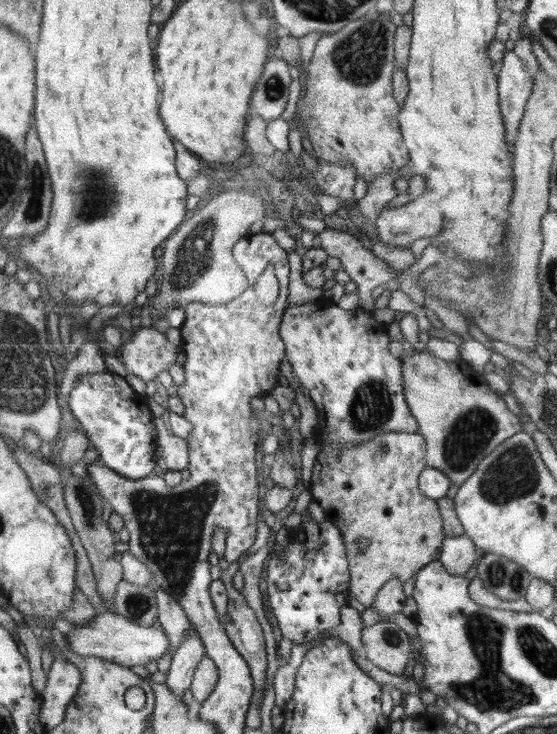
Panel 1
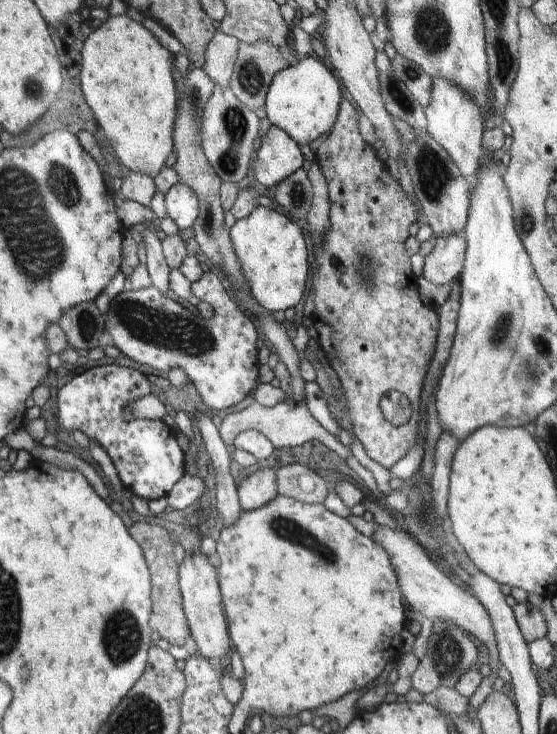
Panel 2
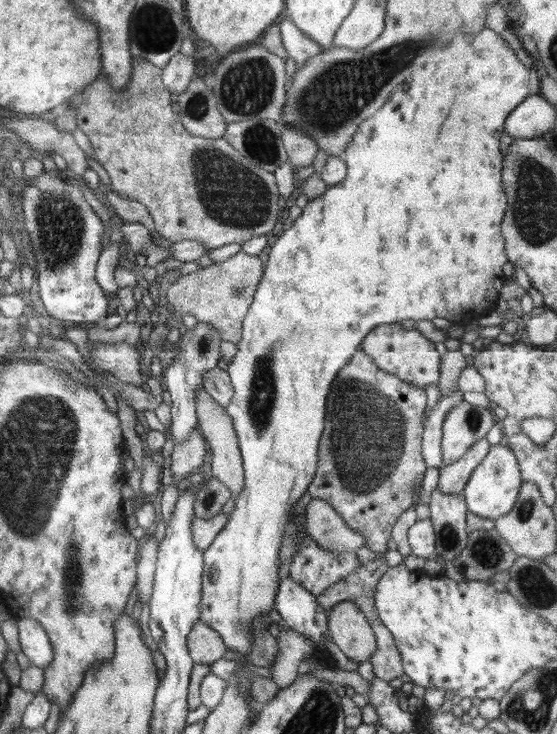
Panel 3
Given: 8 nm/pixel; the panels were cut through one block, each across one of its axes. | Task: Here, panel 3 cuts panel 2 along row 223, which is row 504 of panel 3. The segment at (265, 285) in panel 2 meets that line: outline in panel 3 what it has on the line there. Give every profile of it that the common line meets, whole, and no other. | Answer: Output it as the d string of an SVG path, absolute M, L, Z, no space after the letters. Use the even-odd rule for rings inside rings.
M488 25L478 33L458 33L454 39L436 53L432 53L428 62L424 62L409 78L399 84L390 93L386 103L374 113L374 116L363 120L358 125L356 134L345 150L344 162L347 164L347 176L339 184L328 187L320 198L309 200L297 220L285 230L270 249L270 258L264 269L258 288L242 326L242 336L237 344L236 356L228 362L228 374L231 378L234 394L230 404L226 405L226 414L232 420L232 426L238 436L238 448L245 470L242 492L235 497L234 510L228 515L228 522L216 535L213 543L203 552L204 574L202 574L202 600L200 601L199 620L209 624L220 634L226 648L240 654L240 660L250 653L254 643L252 621L255 616L270 614L274 607L278 583L280 583L280 560L278 549L286 523L292 517L292 509L300 497L308 490L317 469L317 449L325 425L326 397L330 393L338 371L348 364L352 355L360 348L364 337L379 325L400 323L409 319L414 321L444 318L454 324L470 325L473 321L492 311L496 300L503 296L503 266L509 263L505 256L504 240L500 234L500 222L506 210L506 196L502 192L500 172L504 156L498 147L504 131L507 116L522 100L530 95L531 73L521 60L518 60L514 49Z

